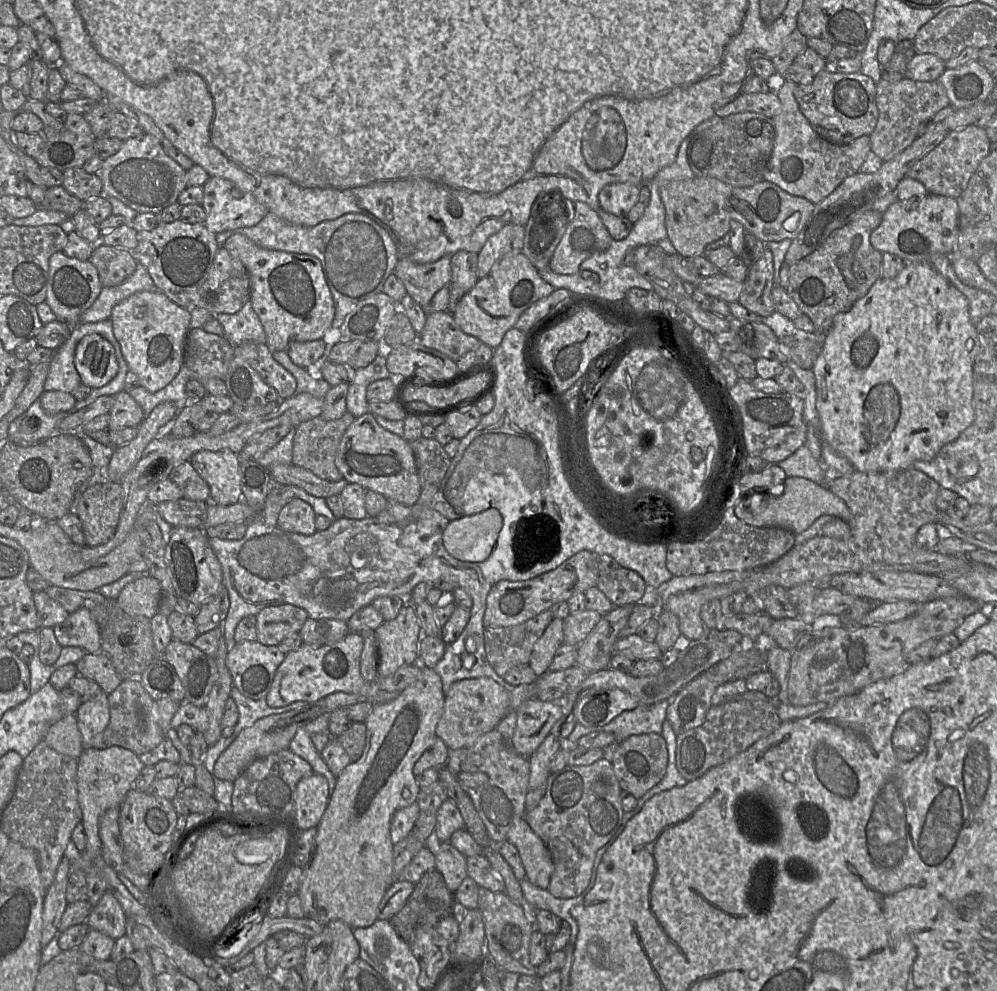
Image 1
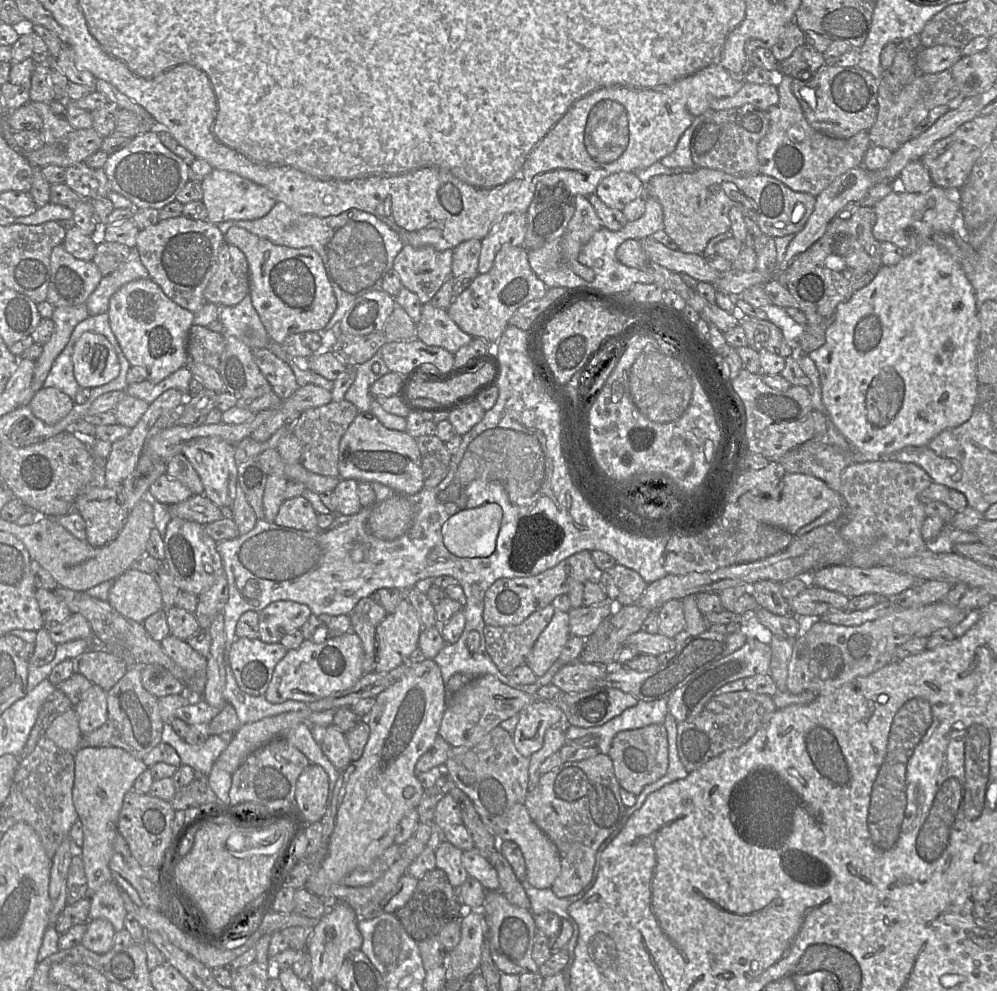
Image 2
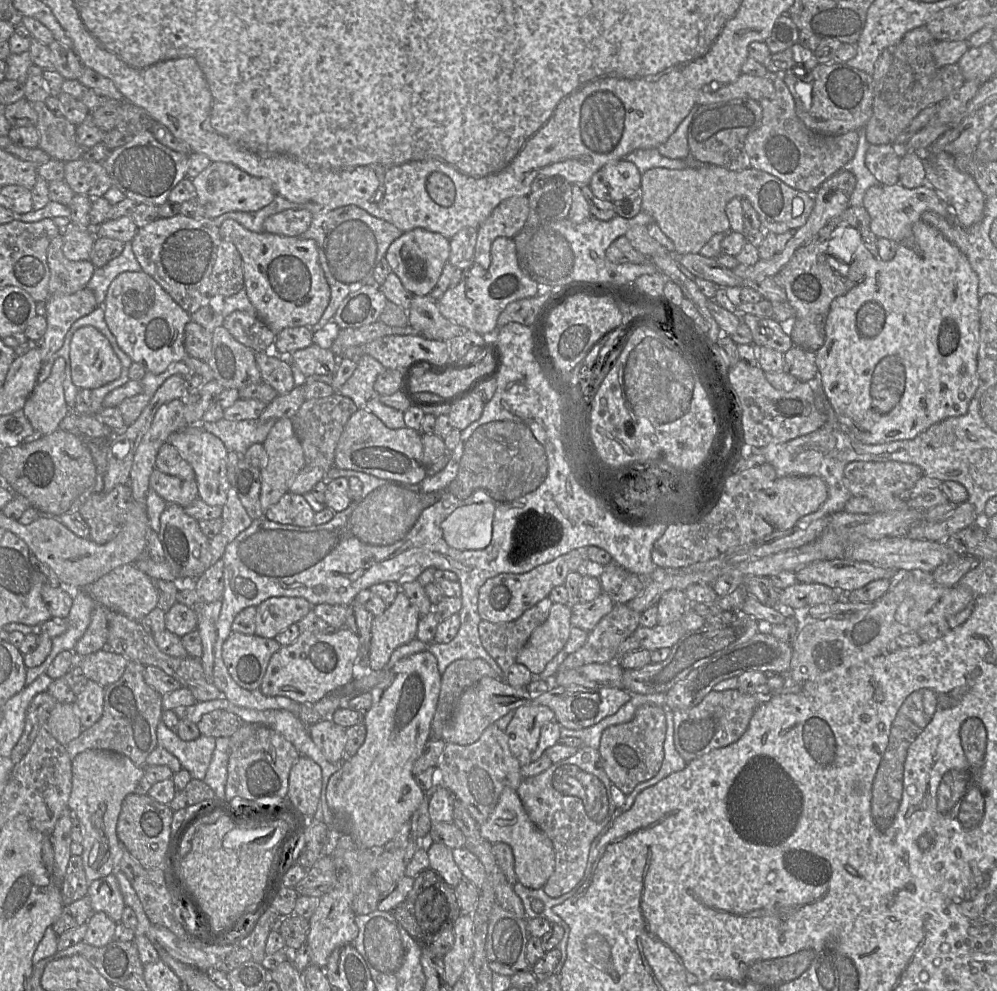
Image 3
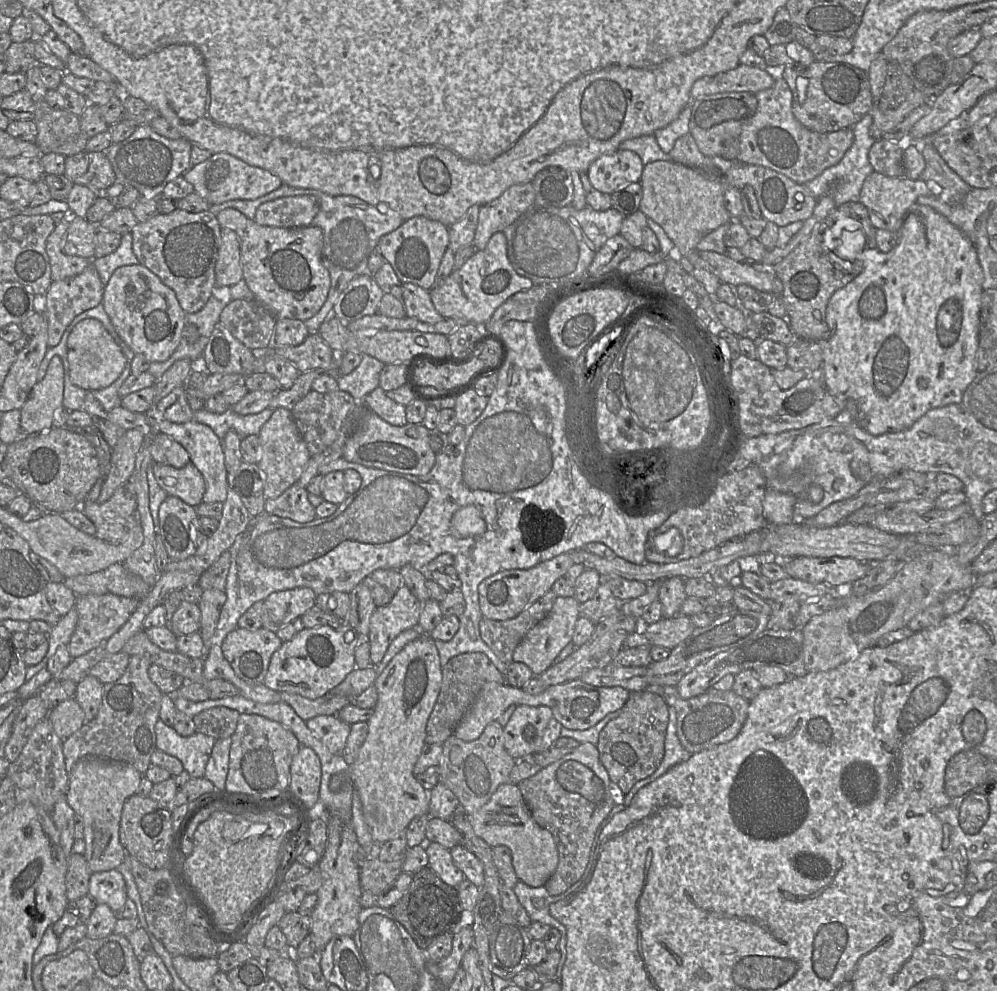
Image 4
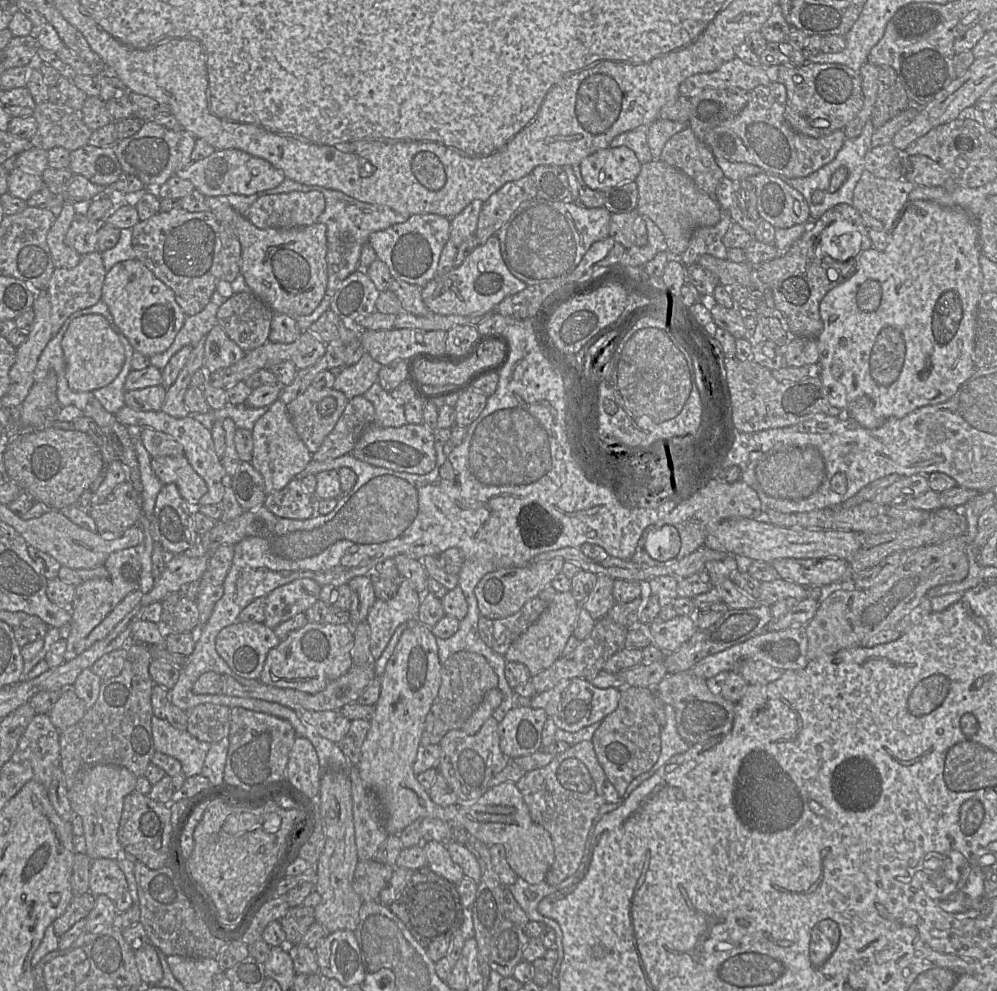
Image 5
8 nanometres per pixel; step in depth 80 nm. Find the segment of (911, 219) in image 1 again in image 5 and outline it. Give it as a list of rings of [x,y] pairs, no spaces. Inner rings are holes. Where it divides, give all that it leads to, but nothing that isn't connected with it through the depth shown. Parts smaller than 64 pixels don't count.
[[[865,169],[855,186],[852,206],[860,213],[868,228],[887,232],[893,227],[899,212],[915,187],[916,184],[906,179],[879,178]]]

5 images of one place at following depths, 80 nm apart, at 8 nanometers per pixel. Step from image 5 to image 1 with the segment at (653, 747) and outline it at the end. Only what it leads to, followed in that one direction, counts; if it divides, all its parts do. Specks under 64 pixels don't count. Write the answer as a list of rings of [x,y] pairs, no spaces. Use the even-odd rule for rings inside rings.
[[[640,734],[632,735],[618,743],[612,765],[622,790],[640,799],[663,780],[667,771],[668,758],[667,743],[661,734]]]

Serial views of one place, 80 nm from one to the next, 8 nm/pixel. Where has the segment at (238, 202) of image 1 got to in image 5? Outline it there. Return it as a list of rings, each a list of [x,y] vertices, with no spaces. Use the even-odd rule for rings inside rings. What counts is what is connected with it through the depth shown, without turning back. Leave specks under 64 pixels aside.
[[[237,149],[215,151],[203,160],[192,162],[184,170],[178,171],[176,176],[190,181],[195,189],[206,197],[250,196],[275,188],[286,179],[285,174],[273,167],[268,161]]]

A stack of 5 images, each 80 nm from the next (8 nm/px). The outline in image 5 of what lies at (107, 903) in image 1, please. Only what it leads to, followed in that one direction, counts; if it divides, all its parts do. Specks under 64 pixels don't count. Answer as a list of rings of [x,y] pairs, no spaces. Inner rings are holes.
[[[97,858],[91,861],[89,892],[94,895],[104,894],[116,901],[128,891],[126,877],[119,868],[117,860]]]

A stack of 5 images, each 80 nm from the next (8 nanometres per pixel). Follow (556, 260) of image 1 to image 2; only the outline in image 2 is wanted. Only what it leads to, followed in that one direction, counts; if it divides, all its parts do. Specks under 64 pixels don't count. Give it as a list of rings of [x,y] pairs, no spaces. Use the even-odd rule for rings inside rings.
[[[574,196],[575,210],[569,224],[560,238],[560,251],[564,261],[570,263],[578,259],[582,247],[603,227],[594,207],[587,197]]]

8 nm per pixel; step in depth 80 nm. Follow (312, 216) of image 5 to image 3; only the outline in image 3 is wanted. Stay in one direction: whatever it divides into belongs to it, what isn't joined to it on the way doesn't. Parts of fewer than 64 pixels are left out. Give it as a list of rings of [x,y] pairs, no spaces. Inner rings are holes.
[[[288,209],[269,216],[264,231],[281,236],[299,237],[309,228],[312,214],[307,209]]]

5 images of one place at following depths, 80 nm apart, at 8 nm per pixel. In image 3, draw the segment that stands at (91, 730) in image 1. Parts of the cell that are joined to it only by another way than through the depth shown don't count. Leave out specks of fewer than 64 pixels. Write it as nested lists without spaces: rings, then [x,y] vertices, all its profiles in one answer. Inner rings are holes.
[[[88,679],[75,700],[83,729],[89,728],[100,719],[103,712],[103,704],[104,687]]]

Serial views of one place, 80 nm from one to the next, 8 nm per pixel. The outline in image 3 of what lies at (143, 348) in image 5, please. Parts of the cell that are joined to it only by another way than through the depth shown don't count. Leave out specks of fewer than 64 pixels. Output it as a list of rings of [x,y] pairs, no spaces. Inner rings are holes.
[[[144,271],[123,272],[110,284],[103,304],[105,321],[115,336],[119,347],[133,362],[141,363],[147,372],[161,374],[171,363],[184,362],[192,374],[201,376],[205,381],[214,379],[207,362],[189,356],[184,347],[184,329],[191,321],[190,314],[182,309],[170,295]]]

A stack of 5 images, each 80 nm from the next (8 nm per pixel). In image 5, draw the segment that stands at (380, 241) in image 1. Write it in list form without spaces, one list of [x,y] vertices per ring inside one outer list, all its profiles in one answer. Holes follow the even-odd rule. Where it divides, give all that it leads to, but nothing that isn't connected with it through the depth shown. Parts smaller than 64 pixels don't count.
[[[285,179],[279,186],[258,192],[250,196],[244,195],[228,195],[218,197],[206,197],[206,203],[209,207],[208,211],[222,206],[229,205],[235,209],[239,214],[247,218],[247,213],[252,204],[258,198],[269,194],[290,193],[295,191],[308,192],[312,190],[320,191],[325,197],[325,209],[318,217],[319,223],[325,224],[327,227],[327,270],[328,270],[328,284],[326,293],[318,305],[318,307],[306,316],[293,317],[301,329],[307,331],[309,327],[328,309],[332,298],[338,289],[339,284],[348,277],[351,273],[359,268],[361,249],[364,244],[368,243],[369,237],[372,233],[385,230],[395,224],[406,221],[410,215],[407,213],[398,213],[385,205],[370,204],[359,201],[343,192],[331,190],[316,185],[304,185],[290,179]]]

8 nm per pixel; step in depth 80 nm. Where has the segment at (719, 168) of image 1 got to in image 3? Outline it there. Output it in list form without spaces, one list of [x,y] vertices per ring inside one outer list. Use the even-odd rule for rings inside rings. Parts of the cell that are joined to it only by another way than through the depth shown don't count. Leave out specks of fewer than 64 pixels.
[[[750,98],[698,105],[696,115],[688,128],[690,156],[702,163],[732,171],[750,168],[750,159],[745,150],[745,140],[750,132],[761,125],[762,117],[760,103]]]

